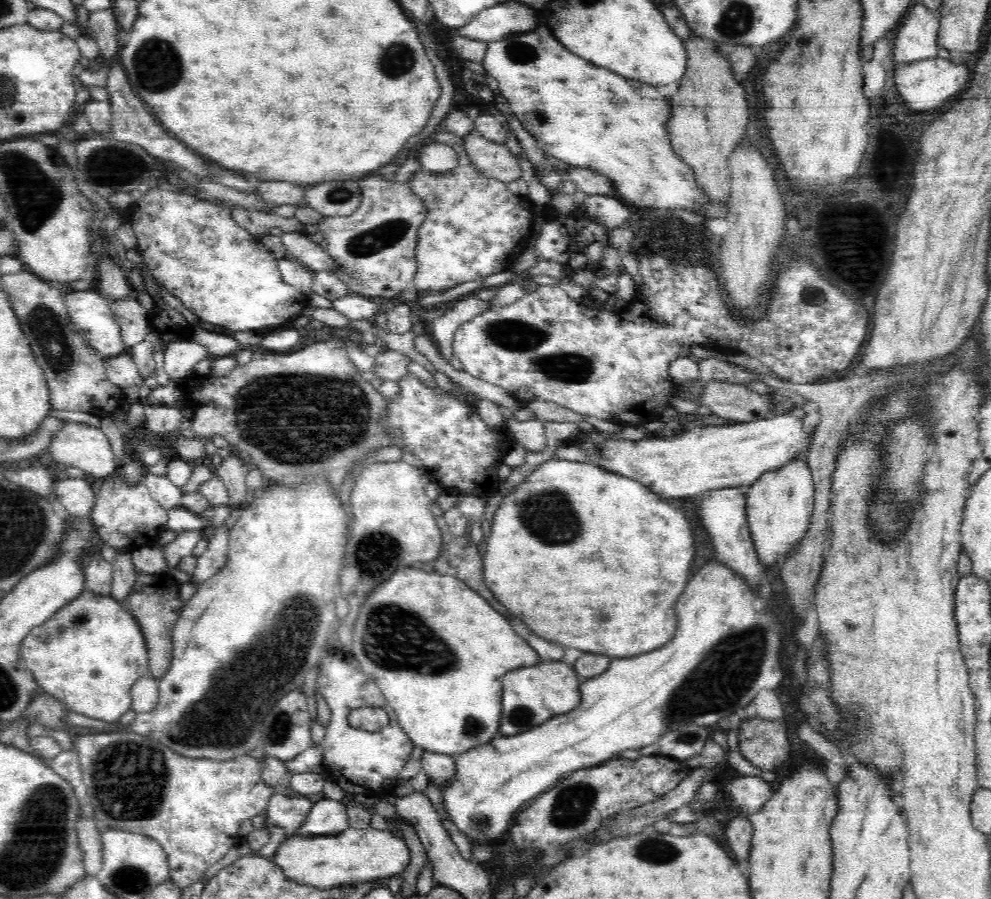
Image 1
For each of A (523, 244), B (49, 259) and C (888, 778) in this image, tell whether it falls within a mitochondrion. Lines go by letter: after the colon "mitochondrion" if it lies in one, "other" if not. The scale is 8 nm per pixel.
A: other
B: other
C: other

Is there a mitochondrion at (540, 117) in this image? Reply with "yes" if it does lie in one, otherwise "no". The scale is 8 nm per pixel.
yes

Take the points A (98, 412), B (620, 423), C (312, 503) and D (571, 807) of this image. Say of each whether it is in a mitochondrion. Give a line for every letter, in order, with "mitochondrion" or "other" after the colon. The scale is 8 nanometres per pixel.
A: other
B: other
C: other
D: mitochondrion

